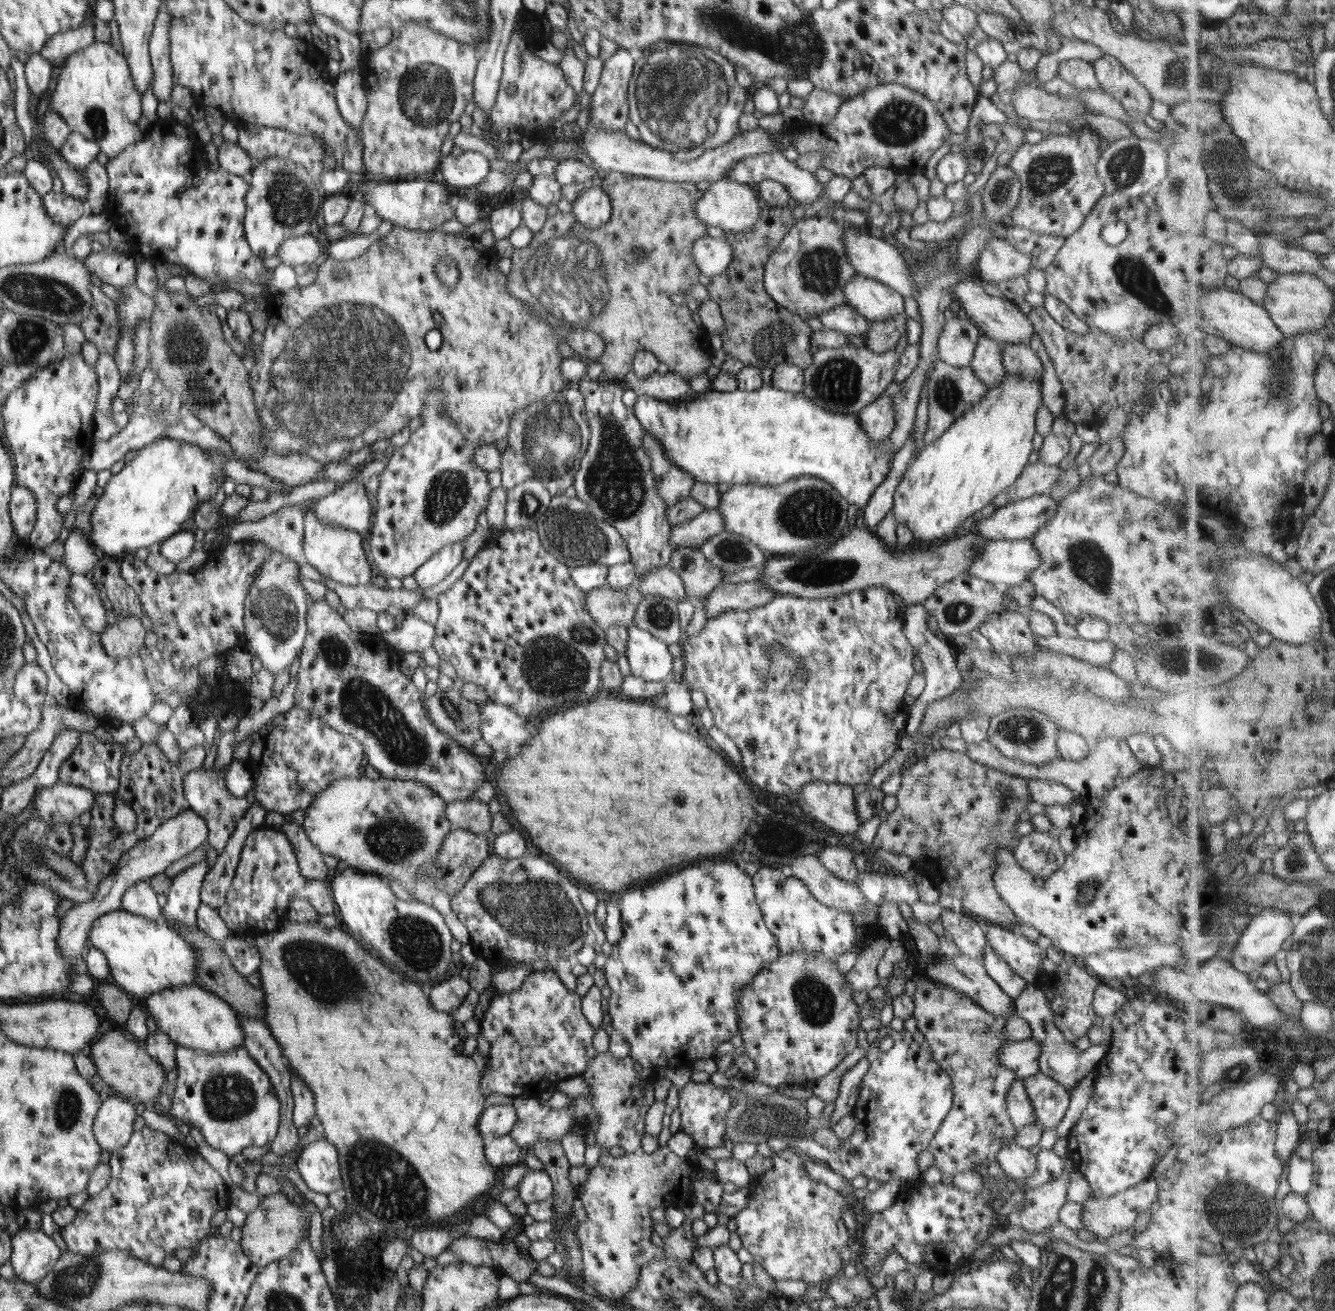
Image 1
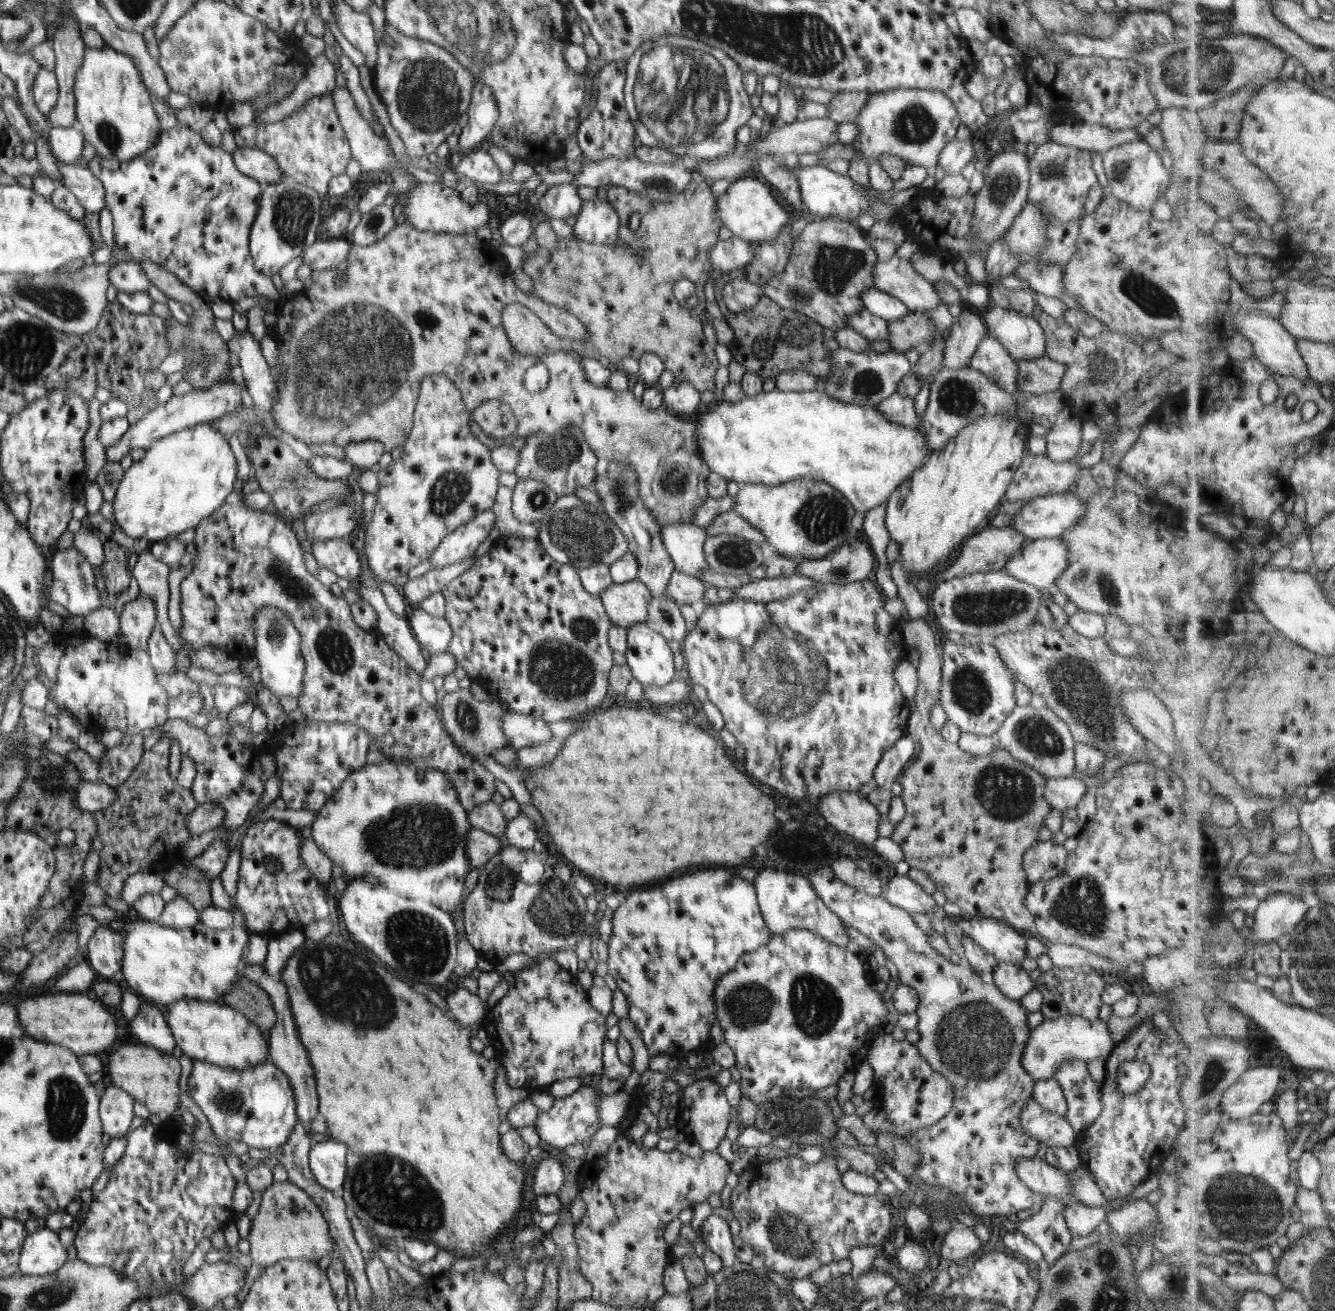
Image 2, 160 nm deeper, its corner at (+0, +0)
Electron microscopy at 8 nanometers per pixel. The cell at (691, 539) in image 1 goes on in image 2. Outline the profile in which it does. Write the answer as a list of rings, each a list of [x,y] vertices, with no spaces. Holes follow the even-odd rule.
[[[728,511],[719,514],[708,526],[705,527],[707,536],[714,535],[736,535],[746,540],[757,542],[765,553],[770,553],[765,534],[747,523],[736,511]]]

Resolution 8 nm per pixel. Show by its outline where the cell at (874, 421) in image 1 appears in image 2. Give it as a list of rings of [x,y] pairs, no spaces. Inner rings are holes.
[[[894,393],[879,402],[876,410],[880,411],[885,419],[897,422],[898,426],[904,428],[916,428],[918,424],[923,424],[923,418],[921,421],[915,407],[915,397]]]

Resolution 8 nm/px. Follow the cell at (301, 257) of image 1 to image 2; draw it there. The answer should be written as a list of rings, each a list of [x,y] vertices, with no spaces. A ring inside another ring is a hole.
[[[348,237],[327,238],[314,242],[303,254],[304,263],[308,263],[311,270],[319,272],[338,266],[343,266],[347,258],[352,243]]]

